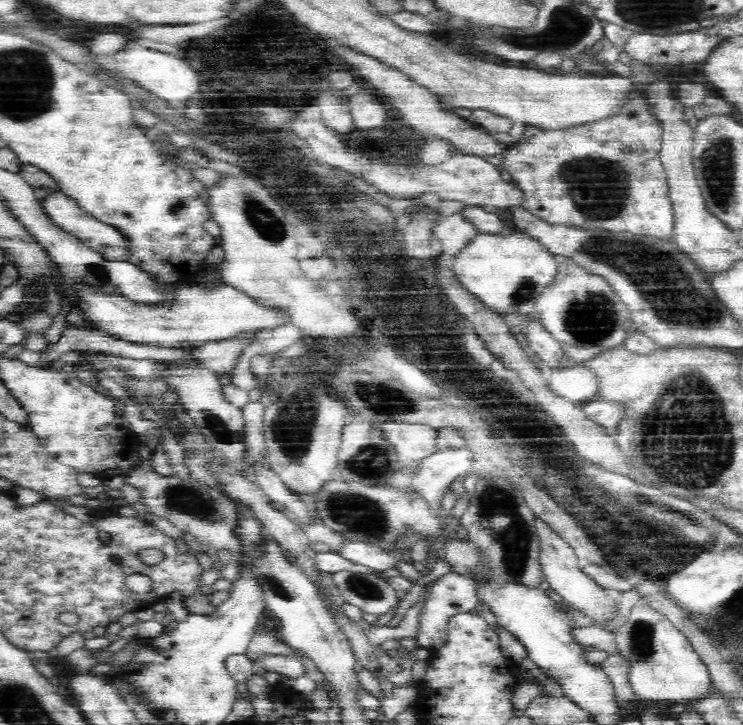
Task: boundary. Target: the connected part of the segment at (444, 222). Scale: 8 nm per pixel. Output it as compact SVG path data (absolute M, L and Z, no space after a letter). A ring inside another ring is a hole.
M462 209L443 217L438 222L434 233L436 233L436 237L441 241L443 253L453 255L460 252L466 246L466 243L481 232L476 223L466 217L466 213Z

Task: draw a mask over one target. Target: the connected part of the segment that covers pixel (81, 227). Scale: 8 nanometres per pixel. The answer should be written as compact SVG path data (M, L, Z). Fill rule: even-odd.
M60 189L47 190L43 199L43 211L58 226L74 234L82 243L99 252L106 260L125 259L126 241L124 241L124 236L113 226L104 224L97 218L94 218L92 213L84 210L80 203L72 195L68 195L66 191L60 191Z

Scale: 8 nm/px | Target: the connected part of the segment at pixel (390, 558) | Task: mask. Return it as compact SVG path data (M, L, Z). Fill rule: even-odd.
M345 540L339 552L354 564L359 564L364 569L377 573L394 569L397 562L395 554L388 554L375 546L368 546L366 543L352 542L351 540Z

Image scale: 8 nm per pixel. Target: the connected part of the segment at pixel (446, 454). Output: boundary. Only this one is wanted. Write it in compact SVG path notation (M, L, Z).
M444 447L421 460L419 472L410 480L410 485L418 489L440 513L442 488L457 477L474 469L474 451L466 447Z

